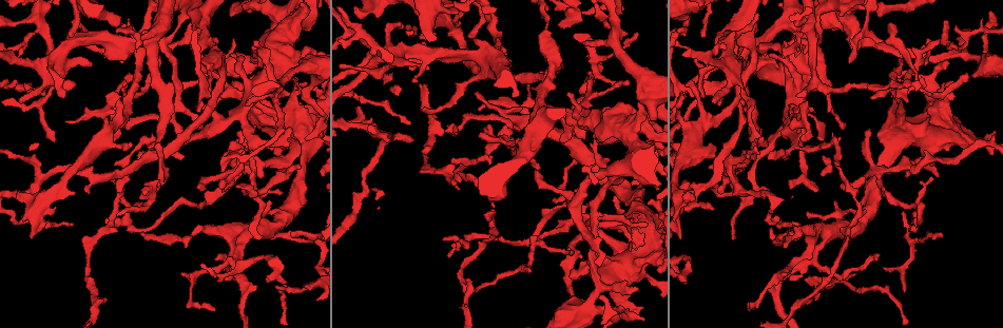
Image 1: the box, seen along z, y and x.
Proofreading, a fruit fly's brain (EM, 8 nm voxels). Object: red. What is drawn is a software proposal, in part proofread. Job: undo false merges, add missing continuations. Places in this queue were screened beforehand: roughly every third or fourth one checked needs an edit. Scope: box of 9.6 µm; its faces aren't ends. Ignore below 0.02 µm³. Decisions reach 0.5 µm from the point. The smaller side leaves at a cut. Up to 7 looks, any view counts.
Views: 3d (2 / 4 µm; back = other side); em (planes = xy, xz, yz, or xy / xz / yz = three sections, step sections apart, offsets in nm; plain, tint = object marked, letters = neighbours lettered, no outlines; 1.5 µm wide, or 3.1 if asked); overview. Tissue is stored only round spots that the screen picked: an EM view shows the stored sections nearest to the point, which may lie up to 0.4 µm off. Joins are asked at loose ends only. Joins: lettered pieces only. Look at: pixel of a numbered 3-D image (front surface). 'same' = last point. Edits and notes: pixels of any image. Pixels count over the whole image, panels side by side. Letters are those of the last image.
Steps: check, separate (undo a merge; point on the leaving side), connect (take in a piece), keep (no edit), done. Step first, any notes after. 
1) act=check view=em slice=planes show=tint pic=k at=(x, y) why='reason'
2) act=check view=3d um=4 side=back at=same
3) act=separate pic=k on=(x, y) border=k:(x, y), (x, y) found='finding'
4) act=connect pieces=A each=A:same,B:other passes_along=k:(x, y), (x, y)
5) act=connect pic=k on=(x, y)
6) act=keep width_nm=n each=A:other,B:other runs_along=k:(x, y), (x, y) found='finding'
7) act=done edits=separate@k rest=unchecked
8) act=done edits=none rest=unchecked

act=check view=3d um=2 side=back pic=1 at=(148, 27) why='arms part here'

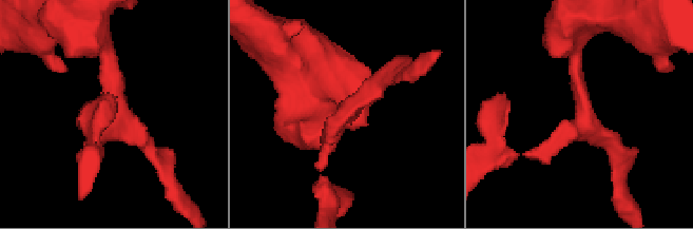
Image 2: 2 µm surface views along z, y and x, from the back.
act=check view=em um=3.1 slice=planes show=letters pic=2 at=(348, 109)

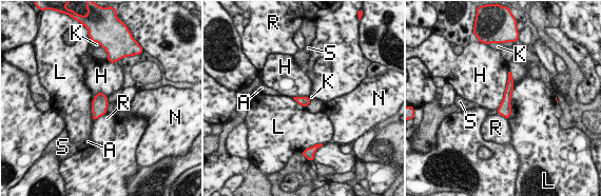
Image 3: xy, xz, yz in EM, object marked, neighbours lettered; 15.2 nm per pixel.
act=keep longest_contact=H:600nm each=A:other,H:other,K:other,L:other,N:other,R:other,S:other border=3:(508, 71), (504, 96), (497, 108) found='all the same neuron'

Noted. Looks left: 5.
act=check view=3d um=4 pic=1 at=(891, 116) why='sudden change in width'

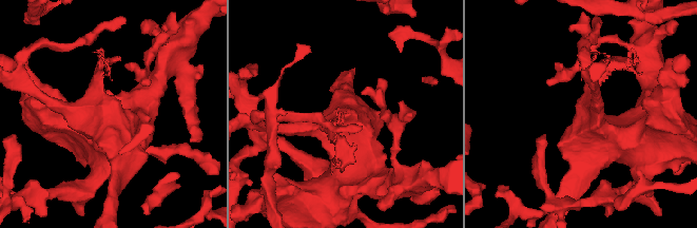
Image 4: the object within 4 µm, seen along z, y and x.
act=check view=em slice=planes show=letters pic=4 at=(581, 113)

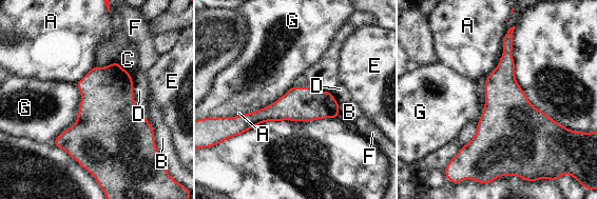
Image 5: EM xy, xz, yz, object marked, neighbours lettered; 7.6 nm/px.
act=keep each=A:other,B:other,C:other,D:other,E:other,F:other,G:other border=5:(75, 84), (78, 118), (52, 142) found='one neuron here'

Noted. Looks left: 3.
act=check view=em slice=yz step=4 show=tint pic=1 at=(356, 107) why='free end'

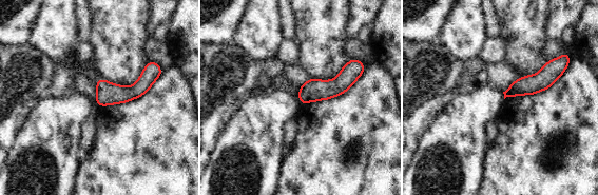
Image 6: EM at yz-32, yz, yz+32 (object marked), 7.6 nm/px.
act=check view=em slice=planes show=tint at=same why='another direction'

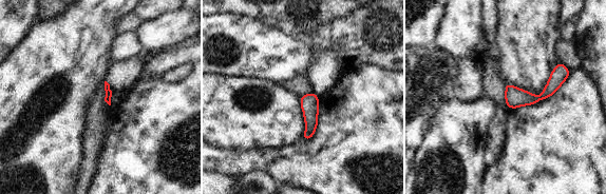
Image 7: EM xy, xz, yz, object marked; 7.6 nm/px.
act=check view=em slice=planes show=letters at=same why='what lies round it'

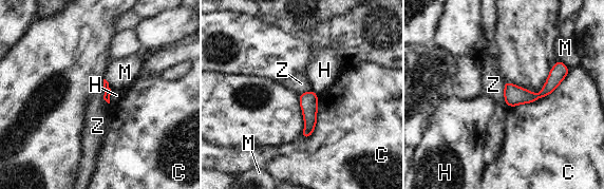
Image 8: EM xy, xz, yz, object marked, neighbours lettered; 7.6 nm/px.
act=keep each=C:other,H:other,M:other,Z:other runs_along=8:(564, 71), (539, 96), (508, 102) found='none of them fits'

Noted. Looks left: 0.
act=done edits=none rest=unchecked

